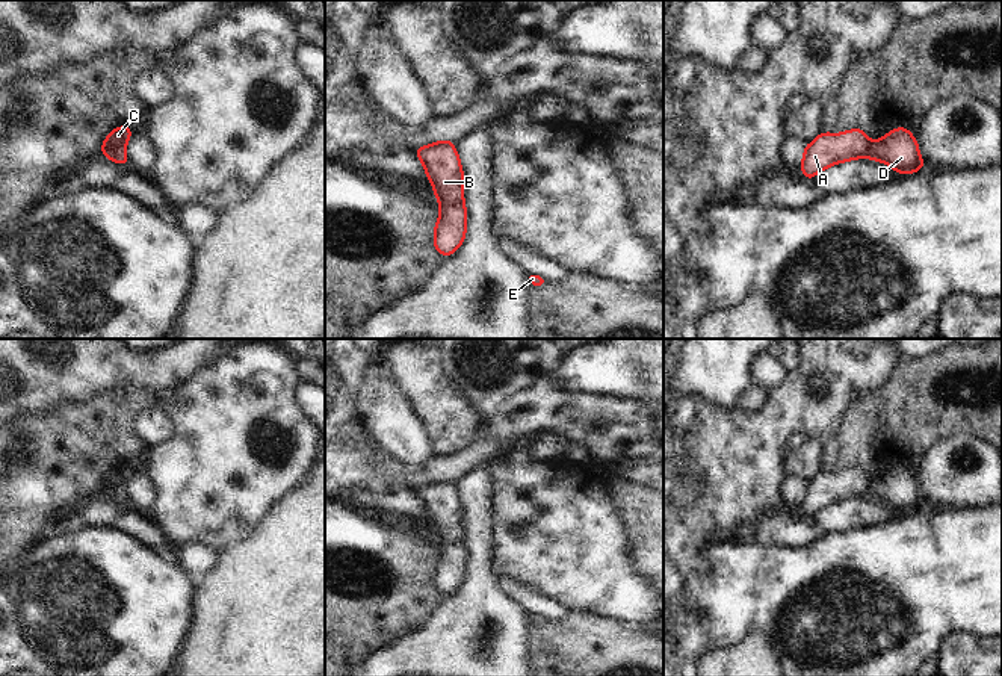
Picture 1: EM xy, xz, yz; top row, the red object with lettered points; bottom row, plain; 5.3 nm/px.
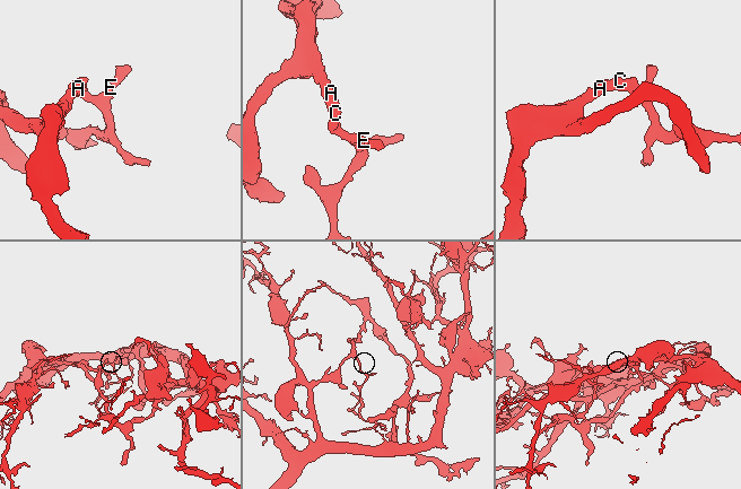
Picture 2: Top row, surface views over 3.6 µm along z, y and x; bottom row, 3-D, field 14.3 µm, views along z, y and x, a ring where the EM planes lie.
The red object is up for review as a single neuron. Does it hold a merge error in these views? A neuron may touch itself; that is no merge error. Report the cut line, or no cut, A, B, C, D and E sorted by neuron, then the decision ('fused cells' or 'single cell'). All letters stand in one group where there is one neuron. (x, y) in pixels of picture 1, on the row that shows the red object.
xy (124, 148), (103, 151) | A B C / D E | fused cells

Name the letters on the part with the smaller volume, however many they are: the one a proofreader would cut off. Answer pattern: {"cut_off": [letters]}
{"cut_off": ["A", "B", "C"]}

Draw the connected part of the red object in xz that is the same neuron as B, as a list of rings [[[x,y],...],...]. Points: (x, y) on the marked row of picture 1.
[[[438,141],[416,150],[440,204],[464,203],[461,160],[452,141]]]

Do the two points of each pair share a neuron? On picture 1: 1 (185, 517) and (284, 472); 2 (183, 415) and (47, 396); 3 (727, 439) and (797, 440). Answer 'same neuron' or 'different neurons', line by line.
1: same neuron
2: different neurons
3: different neurons

